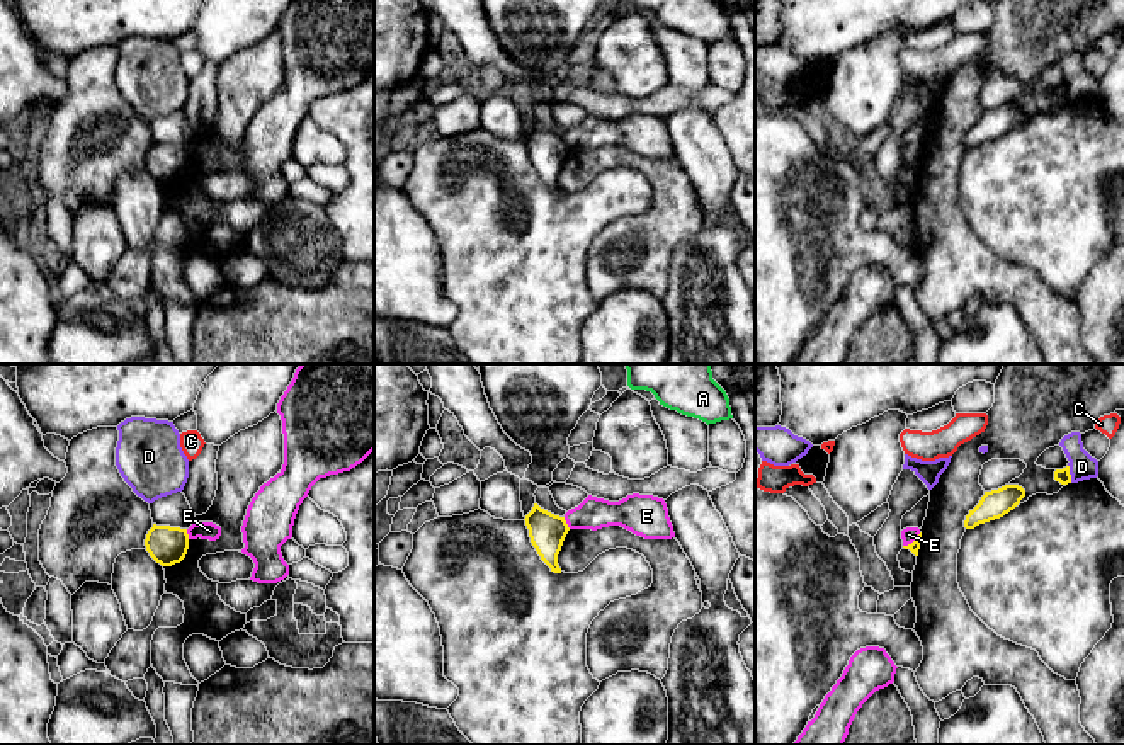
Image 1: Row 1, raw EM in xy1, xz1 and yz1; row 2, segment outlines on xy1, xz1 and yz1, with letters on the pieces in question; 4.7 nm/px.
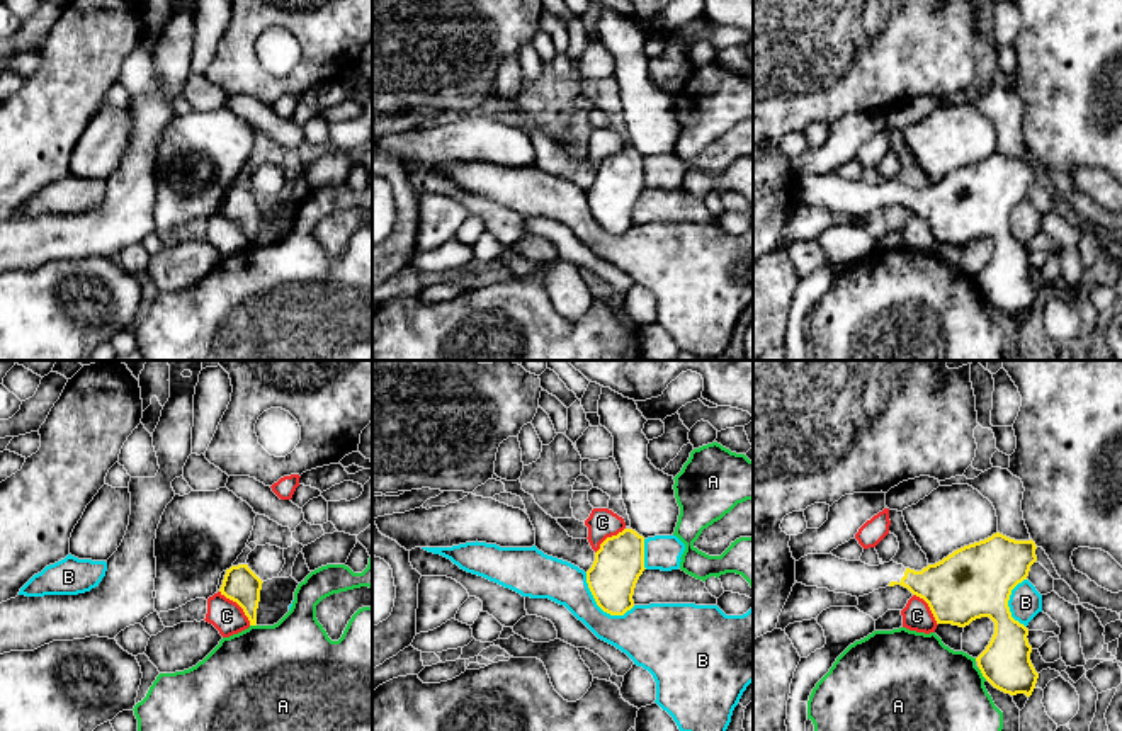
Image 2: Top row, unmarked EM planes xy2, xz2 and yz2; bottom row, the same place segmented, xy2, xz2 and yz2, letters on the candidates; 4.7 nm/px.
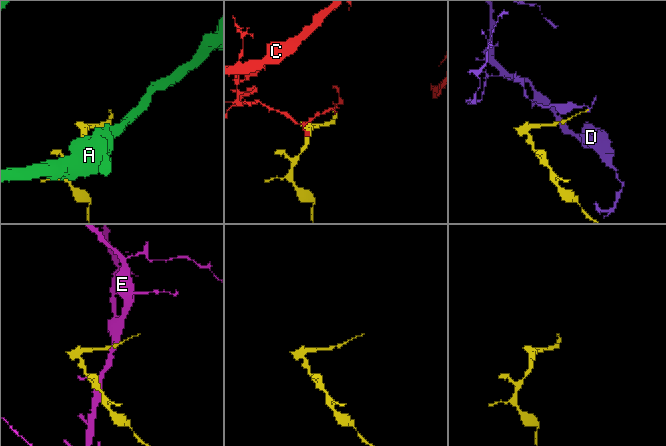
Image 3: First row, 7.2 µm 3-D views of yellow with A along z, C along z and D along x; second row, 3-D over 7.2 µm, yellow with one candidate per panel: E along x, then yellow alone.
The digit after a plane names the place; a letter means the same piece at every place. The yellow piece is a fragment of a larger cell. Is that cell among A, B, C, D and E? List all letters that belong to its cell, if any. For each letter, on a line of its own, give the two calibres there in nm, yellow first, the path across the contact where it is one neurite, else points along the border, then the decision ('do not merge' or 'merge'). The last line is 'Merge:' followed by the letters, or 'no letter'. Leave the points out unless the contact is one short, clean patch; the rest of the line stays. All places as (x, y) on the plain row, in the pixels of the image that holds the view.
A: calibres 240 and 480 nm; border yz2 (978, 288), (986, 298); do not merge
B: calibres 240 and 280 nm; do not merge
C: calibres 170 and 160 nm; border xy2 (220, 209), (242, 228), (250, 243); do not merge
D: calibres 70 and 130 nm; do not merge
E: calibres 50 and 70 nm; border yz1 (920, 152), (903, 165); do not merge
Merge: no letter

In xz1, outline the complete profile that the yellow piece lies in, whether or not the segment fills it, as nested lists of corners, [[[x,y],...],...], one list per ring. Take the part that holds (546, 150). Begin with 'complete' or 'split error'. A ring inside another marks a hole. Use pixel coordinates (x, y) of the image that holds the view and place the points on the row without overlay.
complete; [[[534,122],[524,139],[529,148],[531,162],[541,179],[551,187],[551,191],[561,192],[558,173],[570,150],[565,136],[554,134]]]

